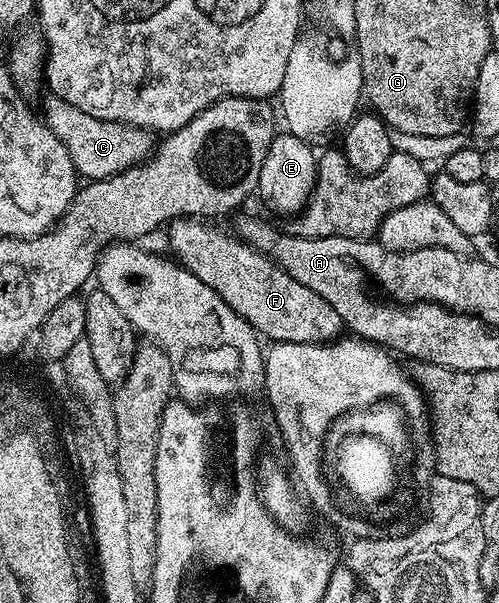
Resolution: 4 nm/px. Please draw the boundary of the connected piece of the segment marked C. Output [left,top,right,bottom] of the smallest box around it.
[43,93,153,180]

